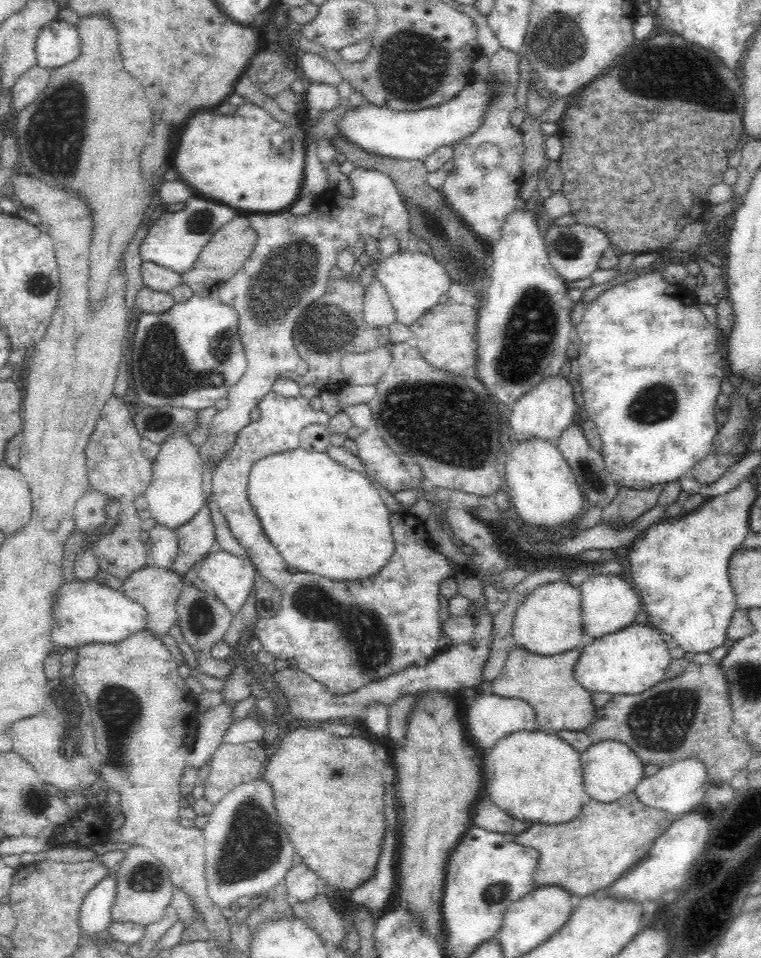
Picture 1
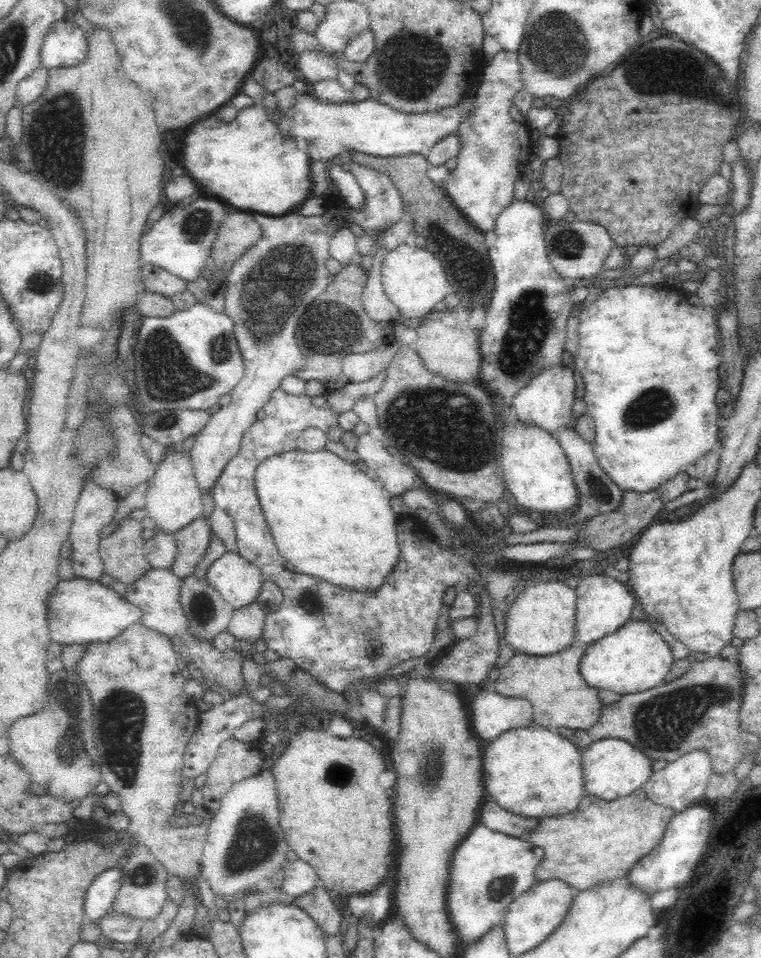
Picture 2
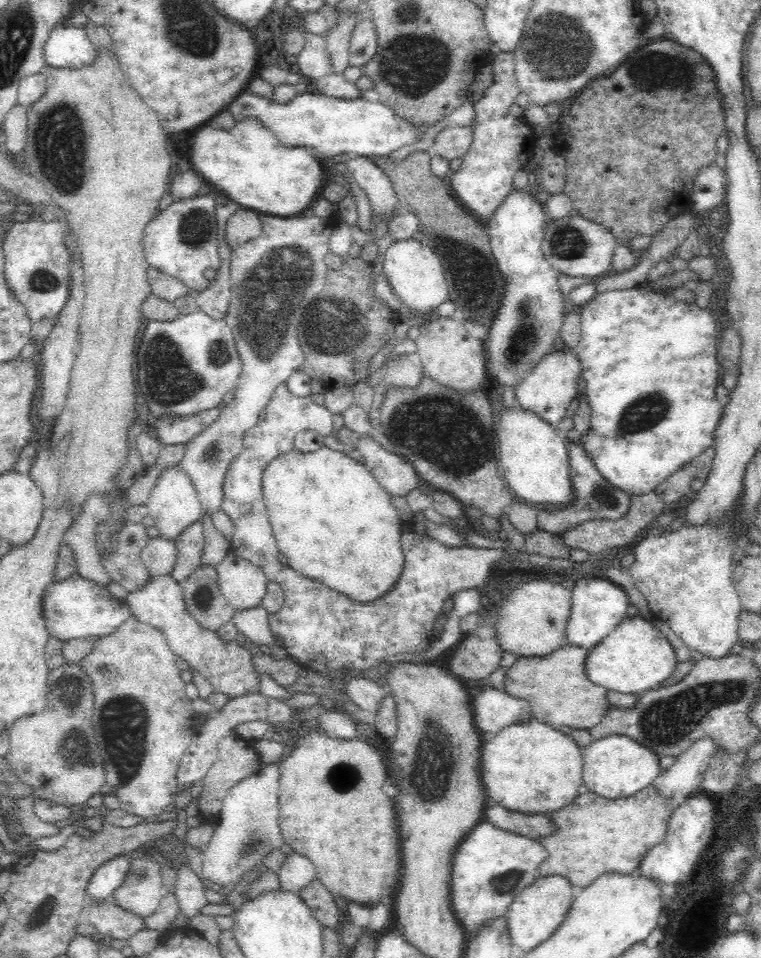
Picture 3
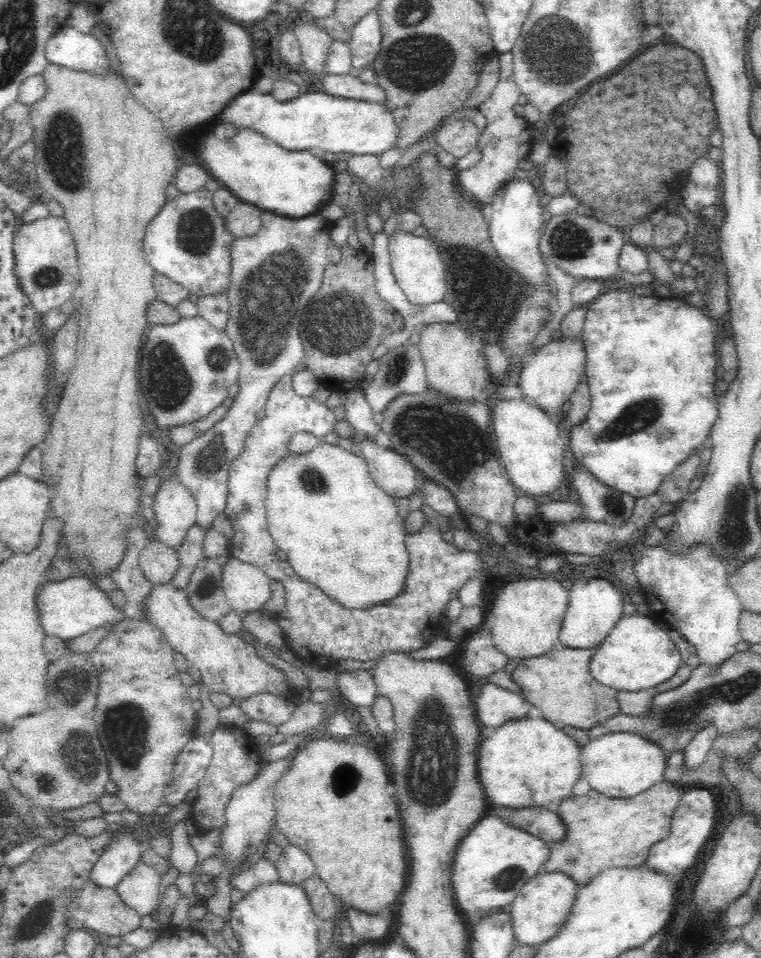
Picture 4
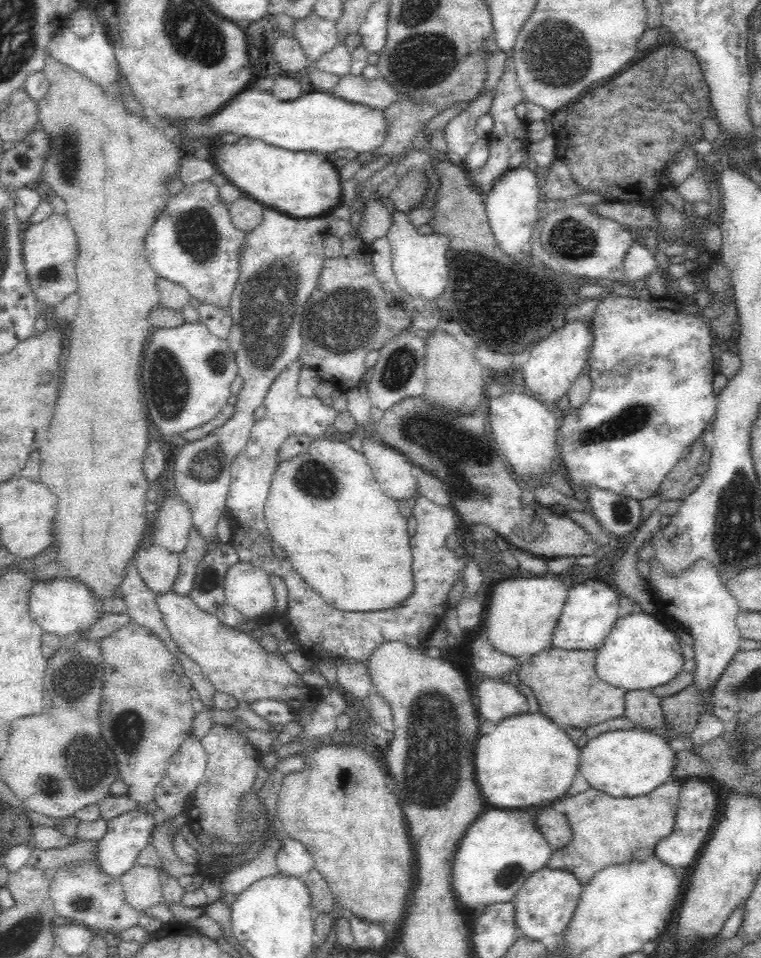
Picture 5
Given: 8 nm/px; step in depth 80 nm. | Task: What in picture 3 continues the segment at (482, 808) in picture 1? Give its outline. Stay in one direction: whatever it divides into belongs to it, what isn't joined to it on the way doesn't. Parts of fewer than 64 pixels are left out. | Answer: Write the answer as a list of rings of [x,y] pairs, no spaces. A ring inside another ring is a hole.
[[[489,801],[488,804],[492,804],[492,806],[484,808],[482,820],[488,821],[497,829],[533,839],[538,839],[540,836],[550,836],[554,832],[548,814],[516,812],[508,810],[493,801]]]

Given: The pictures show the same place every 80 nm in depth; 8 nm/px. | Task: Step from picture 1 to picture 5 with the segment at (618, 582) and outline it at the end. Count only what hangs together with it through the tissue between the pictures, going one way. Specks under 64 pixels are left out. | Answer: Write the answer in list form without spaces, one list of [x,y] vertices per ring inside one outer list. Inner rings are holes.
[[[588,580],[569,589],[560,620],[554,629],[552,646],[563,650],[594,650],[603,646],[604,640],[619,620],[617,590],[606,588],[602,580]]]

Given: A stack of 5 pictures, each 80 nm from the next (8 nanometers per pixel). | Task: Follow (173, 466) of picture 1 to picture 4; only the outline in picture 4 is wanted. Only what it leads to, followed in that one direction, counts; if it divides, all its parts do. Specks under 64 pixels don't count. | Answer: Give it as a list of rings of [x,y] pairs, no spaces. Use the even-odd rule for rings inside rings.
[[[176,471],[167,480],[158,484],[151,508],[155,514],[153,523],[156,527],[156,538],[166,546],[179,547],[188,528],[196,524],[197,504],[191,491],[180,482]]]

